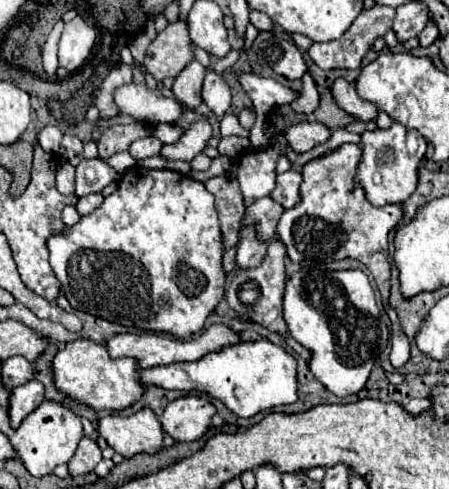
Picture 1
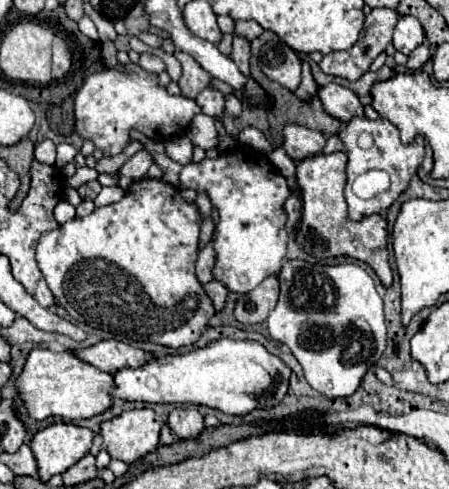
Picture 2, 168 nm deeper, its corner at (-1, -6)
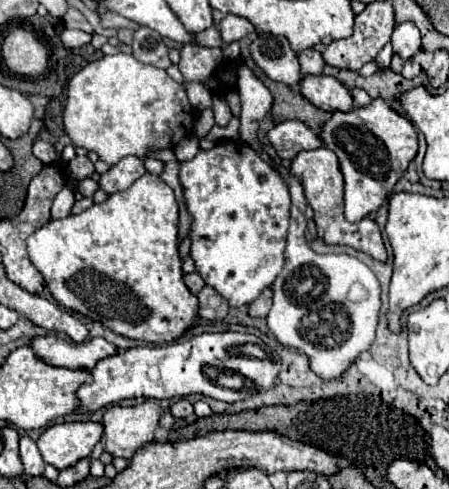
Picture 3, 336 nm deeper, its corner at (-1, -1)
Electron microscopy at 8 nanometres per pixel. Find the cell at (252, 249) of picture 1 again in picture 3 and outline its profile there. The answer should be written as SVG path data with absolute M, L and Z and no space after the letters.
M230 141L230 143L218 143L216 147L212 147L210 151L200 151L192 161L184 161L180 163L180 173L178 173L178 179L182 183L182 193L184 193L184 201L186 201L186 209L192 217L192 223L190 223L190 239L192 239L192 245L190 245L190 257L194 259L194 265L196 265L196 271L200 273L200 277L204 279L206 285L210 285L218 295L222 295L230 307L242 307L242 305L250 305L266 287L272 287L274 279L280 275L284 263L286 263L286 257L284 257L284 249L286 249L286 231L288 231L288 221L290 221L290 193L288 193L288 185L282 181L282 177L268 165L264 163L246 143L236 143L236 141Z

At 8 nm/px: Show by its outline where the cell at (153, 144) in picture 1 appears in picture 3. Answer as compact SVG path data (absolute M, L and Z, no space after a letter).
M126 157L126 159L120 159L116 165L112 165L110 171L106 171L100 177L98 185L100 185L102 191L112 195L112 193L128 189L144 173L146 173L146 169L144 169L144 161L142 159Z

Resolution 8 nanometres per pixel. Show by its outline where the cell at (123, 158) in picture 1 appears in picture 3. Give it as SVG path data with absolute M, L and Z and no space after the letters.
M70 183L56 195L54 203L52 203L52 219L64 219L70 215L70 209L74 205L74 193Z

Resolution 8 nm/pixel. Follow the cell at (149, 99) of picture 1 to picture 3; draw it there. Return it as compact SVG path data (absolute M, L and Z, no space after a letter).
M104 55L88 63L68 81L64 131L76 147L96 151L108 165L134 155L144 159L150 151L172 149L192 133L194 115L186 91L164 69L144 65L134 55Z

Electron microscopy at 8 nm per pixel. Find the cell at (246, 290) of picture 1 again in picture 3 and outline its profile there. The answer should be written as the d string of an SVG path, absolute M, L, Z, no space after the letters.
M266 289L260 293L260 297L254 303L250 303L248 313L250 317L266 317L270 307L272 307L272 289Z

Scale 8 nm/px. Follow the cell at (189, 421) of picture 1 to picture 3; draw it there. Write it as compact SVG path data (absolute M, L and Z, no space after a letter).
M178 399L172 407L170 407L170 413L176 417L176 419L192 419L194 417L194 409L192 409L192 403L188 399Z

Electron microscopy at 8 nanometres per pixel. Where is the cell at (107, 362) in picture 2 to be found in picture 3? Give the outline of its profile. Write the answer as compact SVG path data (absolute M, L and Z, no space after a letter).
M34 337L30 347L38 355L38 359L46 361L52 367L66 367L66 369L92 369L100 359L110 357L116 353L116 347L102 337L88 339L84 343L74 343L58 337Z

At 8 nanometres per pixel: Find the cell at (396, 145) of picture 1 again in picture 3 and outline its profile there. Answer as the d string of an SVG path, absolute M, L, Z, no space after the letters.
M380 97L368 107L354 107L346 113L334 111L322 125L318 137L324 147L338 155L340 171L344 175L344 215L350 223L358 223L378 211L418 151L414 125Z

